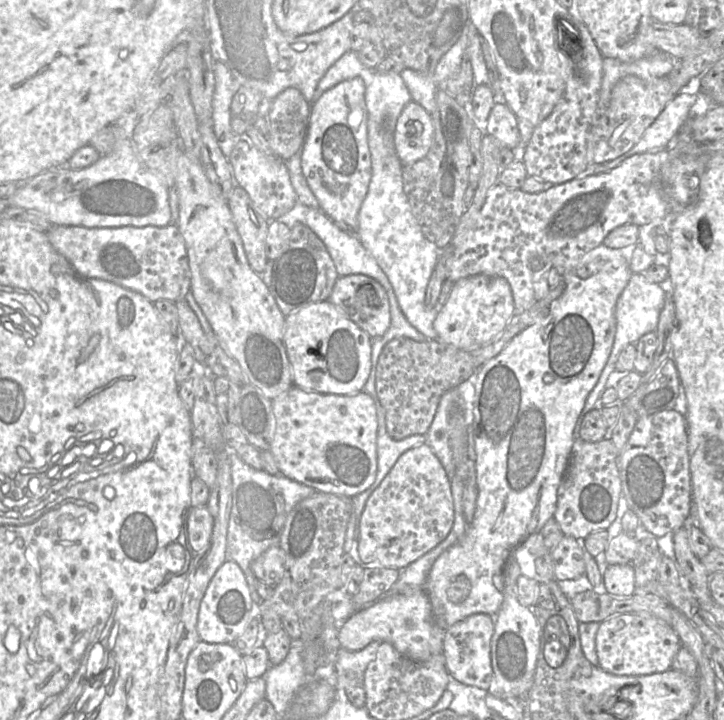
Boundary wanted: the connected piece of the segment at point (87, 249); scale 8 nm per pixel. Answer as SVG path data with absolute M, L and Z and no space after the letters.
M176 224L166 226L121 226L89 228L84 226L52 226L46 232L52 247L61 254L82 276L109 281L134 290L152 303L165 299L172 302L184 300L191 291L191 271L184 238Z

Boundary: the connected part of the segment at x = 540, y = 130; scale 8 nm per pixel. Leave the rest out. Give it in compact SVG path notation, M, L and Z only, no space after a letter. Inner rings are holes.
M569 17L566 21L558 21L558 24L560 24L560 50L567 56L565 91L552 113L538 126L534 127L530 141L519 155L519 159L524 163L528 175L540 178L553 185L582 177L584 171L591 164L594 164L591 163L593 152L590 131L595 125L595 120L603 112L599 110L599 92L602 84L604 57L592 39L588 28L579 17Z

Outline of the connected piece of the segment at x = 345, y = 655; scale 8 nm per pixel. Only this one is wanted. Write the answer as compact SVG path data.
M376 640L370 642L364 648L355 651L347 650L340 646L340 648L336 652L336 661L334 664L334 669L337 677L337 684L339 676L346 676L347 678L363 678L367 666L372 660L374 660L376 652L381 642L383 641Z

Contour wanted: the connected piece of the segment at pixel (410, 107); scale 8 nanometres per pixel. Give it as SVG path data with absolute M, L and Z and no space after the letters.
M411 100L403 108L393 131L395 151L402 164L422 159L431 147L433 136L431 114Z

